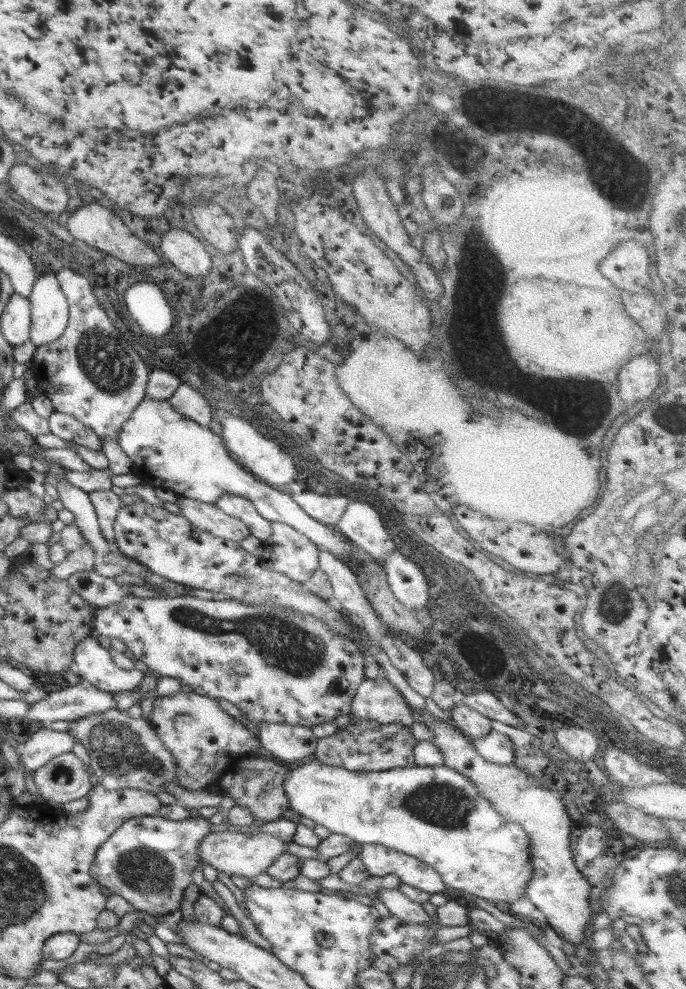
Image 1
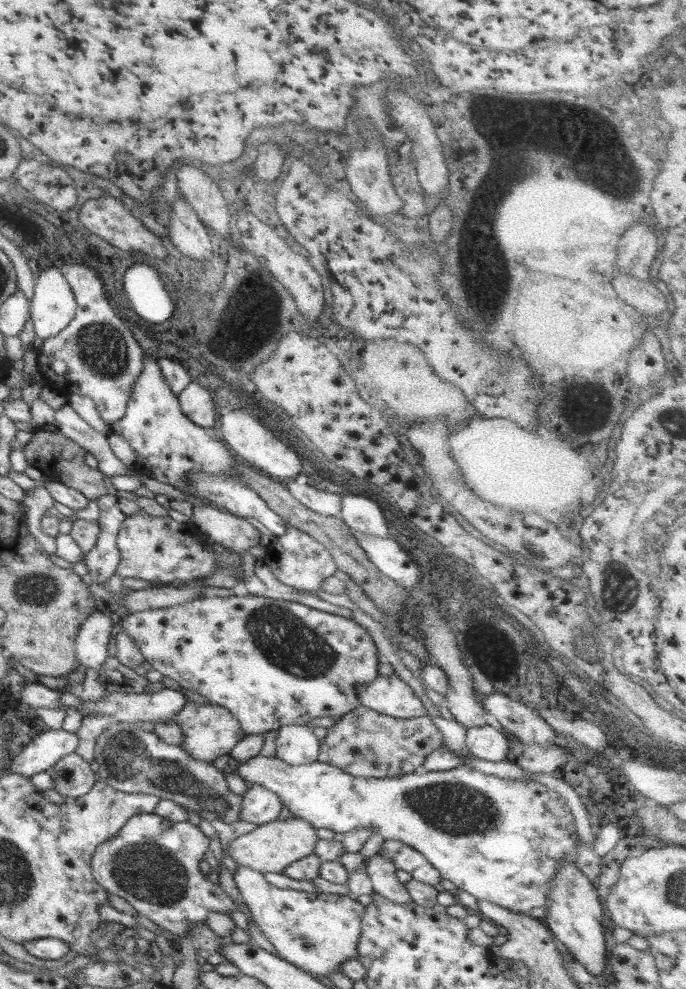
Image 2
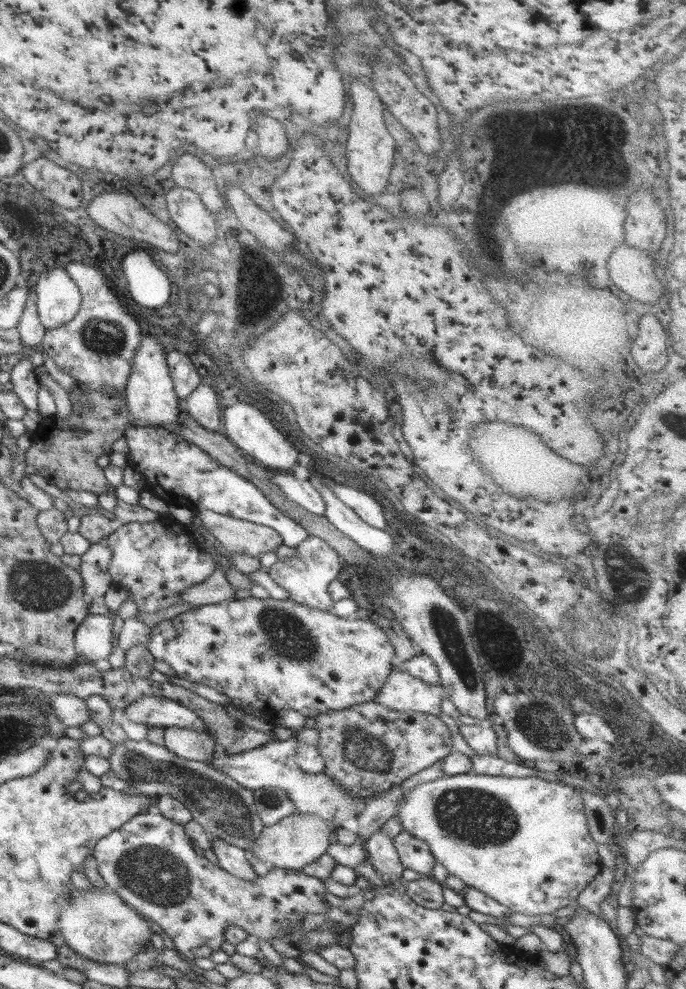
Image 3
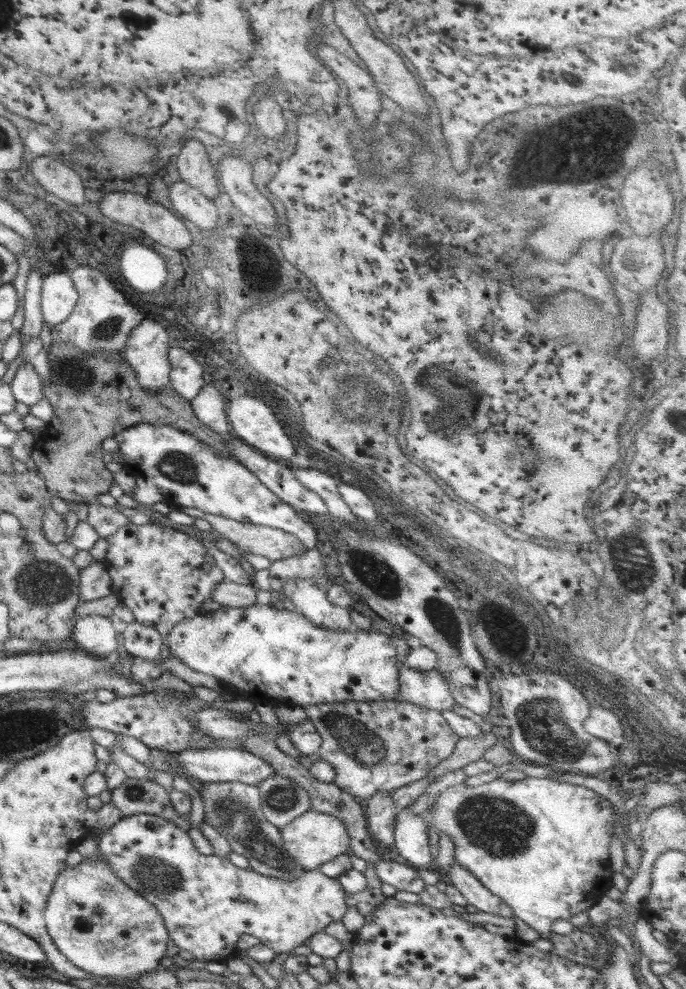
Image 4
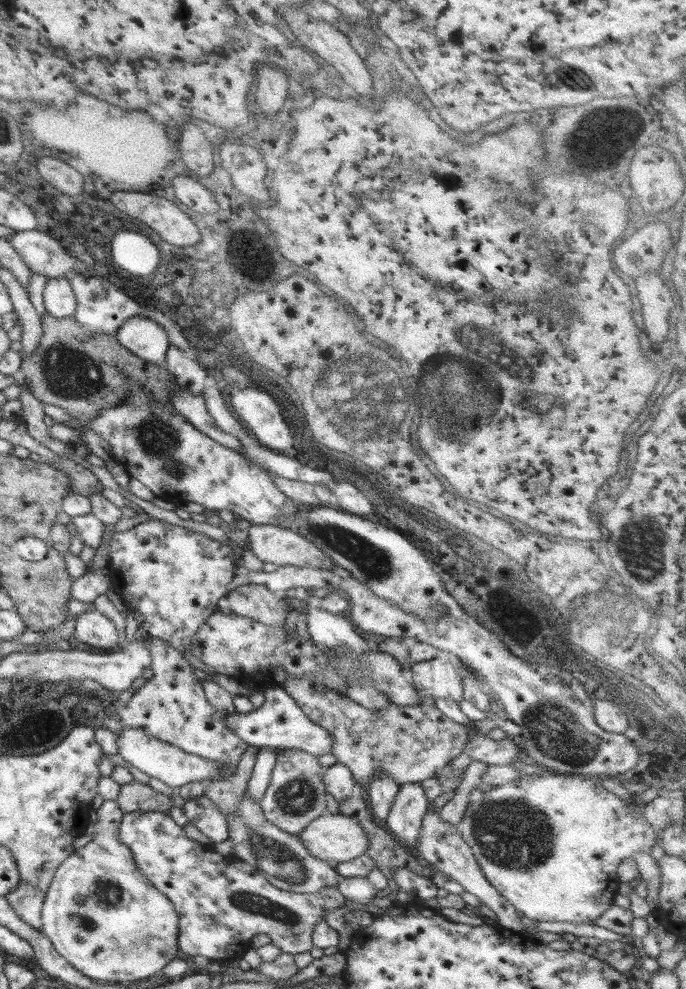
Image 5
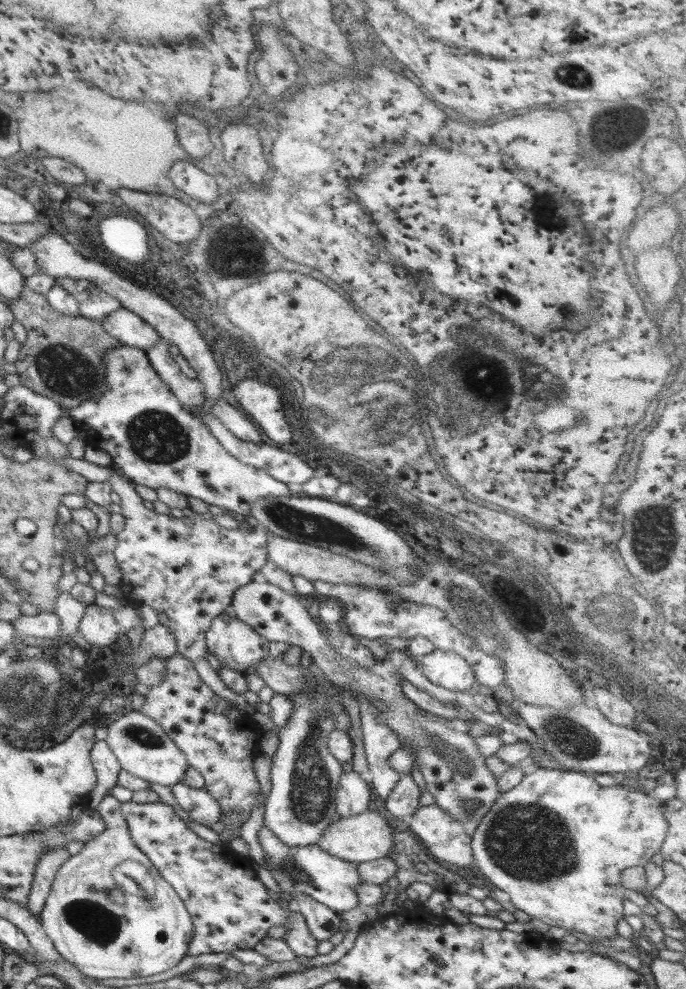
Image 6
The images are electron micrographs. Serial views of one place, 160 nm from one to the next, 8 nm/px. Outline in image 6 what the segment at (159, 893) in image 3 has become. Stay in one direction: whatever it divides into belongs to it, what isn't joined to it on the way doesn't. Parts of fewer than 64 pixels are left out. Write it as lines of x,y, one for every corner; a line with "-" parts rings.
130,800
121,803
121,811
135,845
152,861
152,864
160,871
162,878
165,878
174,887
178,896
187,906
194,925
188,956
227,953
233,951
234,946
238,946
238,949
252,949
268,934
268,929
285,922
289,929
288,934
282,939
286,941
294,954
310,959
317,955
319,942
310,934
304,915
300,914
294,905
289,905
288,909
284,909
278,905
278,901
270,898
268,887
258,879
257,871
252,867
248,857
234,853
225,845
219,846
202,839
186,825
187,822
174,813
174,809
170,805
162,803
162,800
144,804

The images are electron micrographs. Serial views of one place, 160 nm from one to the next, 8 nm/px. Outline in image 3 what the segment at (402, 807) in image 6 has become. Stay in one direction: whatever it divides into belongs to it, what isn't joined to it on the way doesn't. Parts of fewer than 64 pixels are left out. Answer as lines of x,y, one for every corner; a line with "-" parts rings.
403,830
395,836
393,843
405,869
410,868
424,877
431,878
432,868
434,868
437,860
427,842

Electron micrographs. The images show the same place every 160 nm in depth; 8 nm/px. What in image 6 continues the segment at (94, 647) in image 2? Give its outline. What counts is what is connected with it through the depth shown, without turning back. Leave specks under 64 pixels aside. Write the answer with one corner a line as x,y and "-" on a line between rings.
87,605
79,624
78,640
93,646
112,646
121,636
120,625
106,607

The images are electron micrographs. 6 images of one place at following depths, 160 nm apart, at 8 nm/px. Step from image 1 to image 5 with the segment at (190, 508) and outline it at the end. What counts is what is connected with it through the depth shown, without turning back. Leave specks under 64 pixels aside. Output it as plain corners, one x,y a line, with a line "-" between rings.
252,525
248,530
248,548
263,563
293,565
339,572
336,564
312,542
274,525

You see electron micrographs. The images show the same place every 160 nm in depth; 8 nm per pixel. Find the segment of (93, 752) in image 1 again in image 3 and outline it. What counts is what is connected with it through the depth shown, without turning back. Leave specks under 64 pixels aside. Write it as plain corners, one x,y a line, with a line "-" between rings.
128,738
124,743
113,744
108,760
119,784
130,784
139,790
139,794
150,797
170,795
177,798
209,835
221,838
246,852
262,834
265,824
256,814
253,790
244,788
224,772
218,772
209,761
180,758
147,738
142,741

